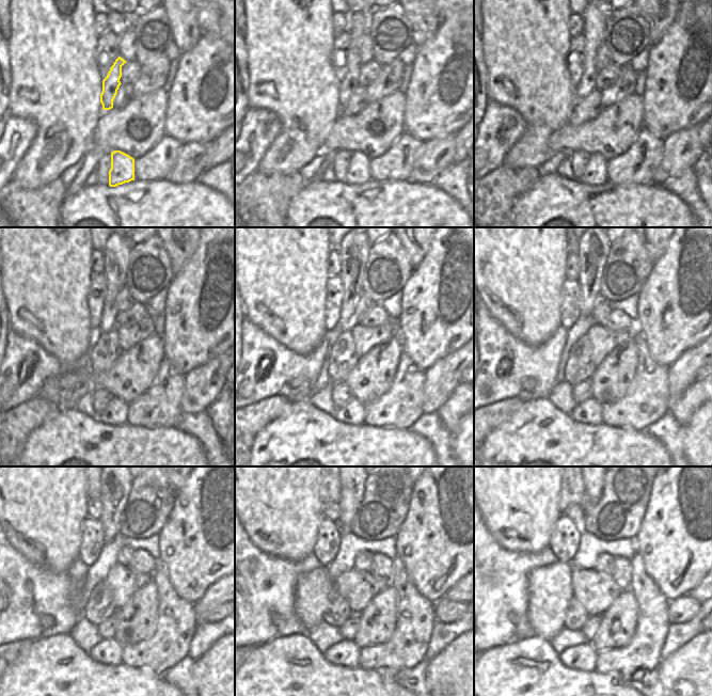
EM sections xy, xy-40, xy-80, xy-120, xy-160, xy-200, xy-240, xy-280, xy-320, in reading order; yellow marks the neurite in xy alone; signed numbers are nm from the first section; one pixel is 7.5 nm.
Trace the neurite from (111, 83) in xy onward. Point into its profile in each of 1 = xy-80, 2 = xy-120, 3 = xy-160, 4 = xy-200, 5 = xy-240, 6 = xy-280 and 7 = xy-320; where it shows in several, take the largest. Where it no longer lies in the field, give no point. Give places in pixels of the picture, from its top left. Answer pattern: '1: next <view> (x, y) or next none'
1: next xy-80 (594, 17)
2: next xy-120 (116, 252)
3: next xy-160 (353, 249)
4: next xy-200 (594, 249)
5: next xy-240 (114, 488)
6: next xy-280 (351, 488)
7: next xy-320 (592, 488)

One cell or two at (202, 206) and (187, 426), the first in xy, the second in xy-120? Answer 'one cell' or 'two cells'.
two cells

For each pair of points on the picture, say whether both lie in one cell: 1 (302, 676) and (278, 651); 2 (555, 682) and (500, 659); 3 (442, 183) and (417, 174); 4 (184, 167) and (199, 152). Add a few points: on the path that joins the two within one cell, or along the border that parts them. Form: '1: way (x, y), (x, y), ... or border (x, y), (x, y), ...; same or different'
1: way (296, 671), (282, 658); same
2: way (541, 682), (523, 682), (513, 673); same
3: border (442, 172), (431, 183); different
4: way (187, 163), (195, 155); same

